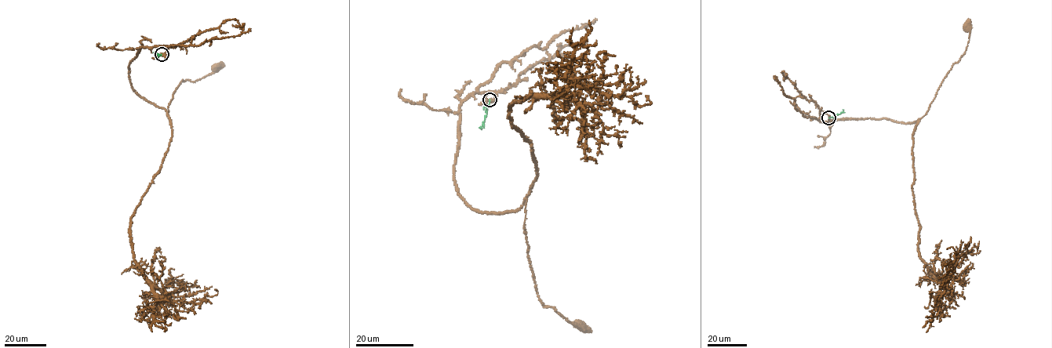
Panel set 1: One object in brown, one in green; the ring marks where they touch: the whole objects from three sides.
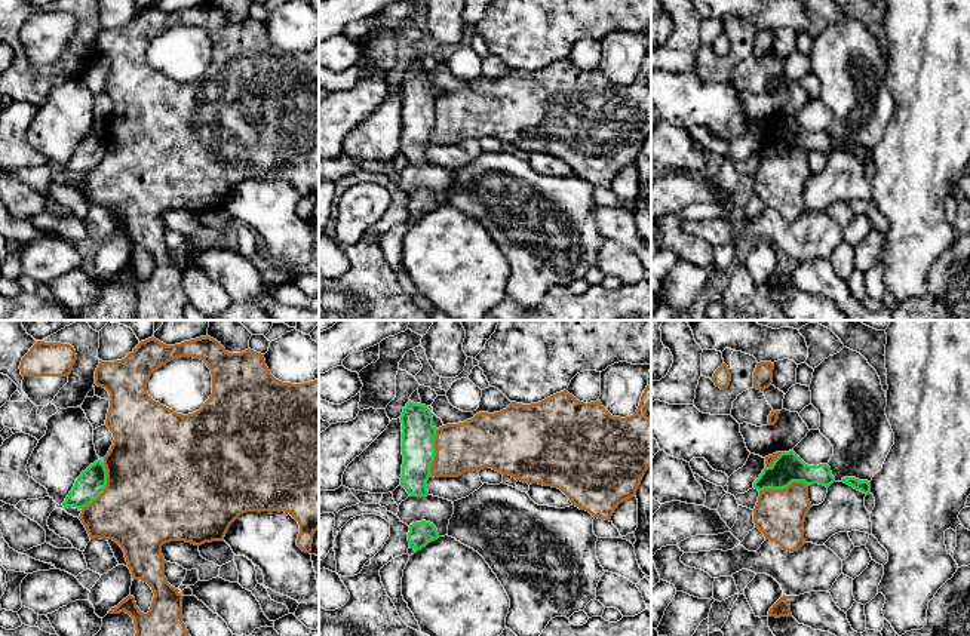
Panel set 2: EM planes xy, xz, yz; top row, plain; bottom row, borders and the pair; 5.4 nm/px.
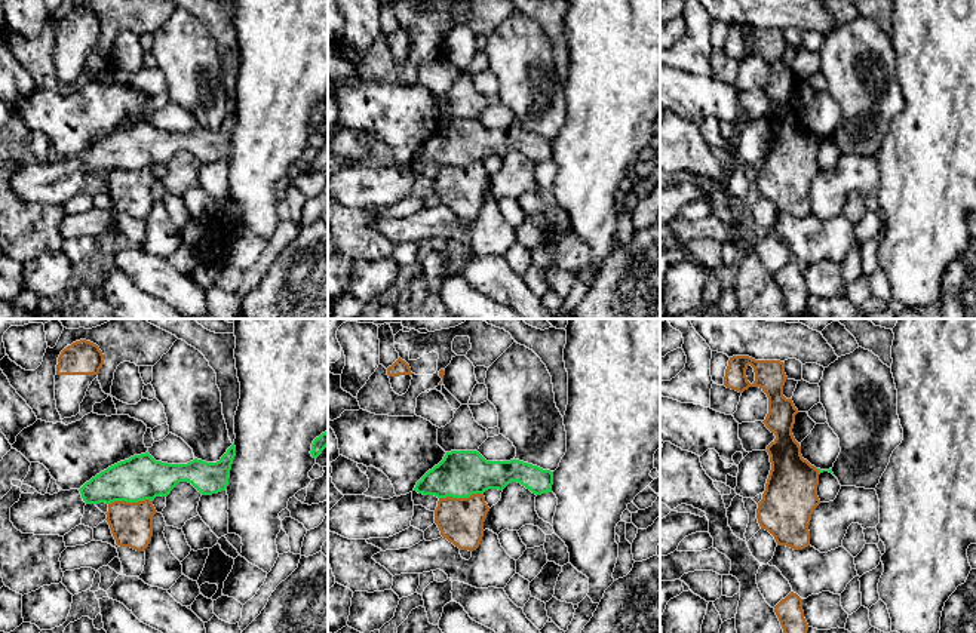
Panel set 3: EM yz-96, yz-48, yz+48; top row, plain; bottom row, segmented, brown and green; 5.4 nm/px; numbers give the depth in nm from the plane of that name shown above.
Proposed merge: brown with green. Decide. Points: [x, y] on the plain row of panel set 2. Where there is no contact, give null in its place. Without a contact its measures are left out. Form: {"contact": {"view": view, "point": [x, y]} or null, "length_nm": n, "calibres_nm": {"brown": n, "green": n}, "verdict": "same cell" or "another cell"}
{"contact": {"view": "xy", "point": [106, 156]}, "length_nm": 280, "calibres_nm": {"brown": 500, "green": 160}, "verdict": "another cell"}

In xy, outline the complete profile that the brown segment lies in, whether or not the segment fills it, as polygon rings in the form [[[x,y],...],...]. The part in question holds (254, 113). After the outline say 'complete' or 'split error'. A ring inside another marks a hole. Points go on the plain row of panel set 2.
[[[151,4],[122,28],[99,28],[95,52],[110,61],[105,93],[114,108],[104,125],[105,157],[82,176],[79,187],[90,208],[116,209],[125,219],[132,246],[147,251],[154,261],[147,282],[139,279],[133,264],[123,267],[108,282],[126,280],[133,286],[135,320],[185,320],[188,298],[182,291],[182,262],[165,245],[163,212],[185,209],[202,213],[222,209],[230,193],[246,179],[285,179],[300,193],[297,213],[306,221],[311,219],[313,202],[319,197],[319,47],[303,52],[282,50],[270,42],[264,22],[251,16],[228,21],[211,4],[175,13],[166,13]],[[181,25],[203,28],[212,42],[212,62],[199,79],[188,83],[174,80],[147,61],[151,42]]] | complete

